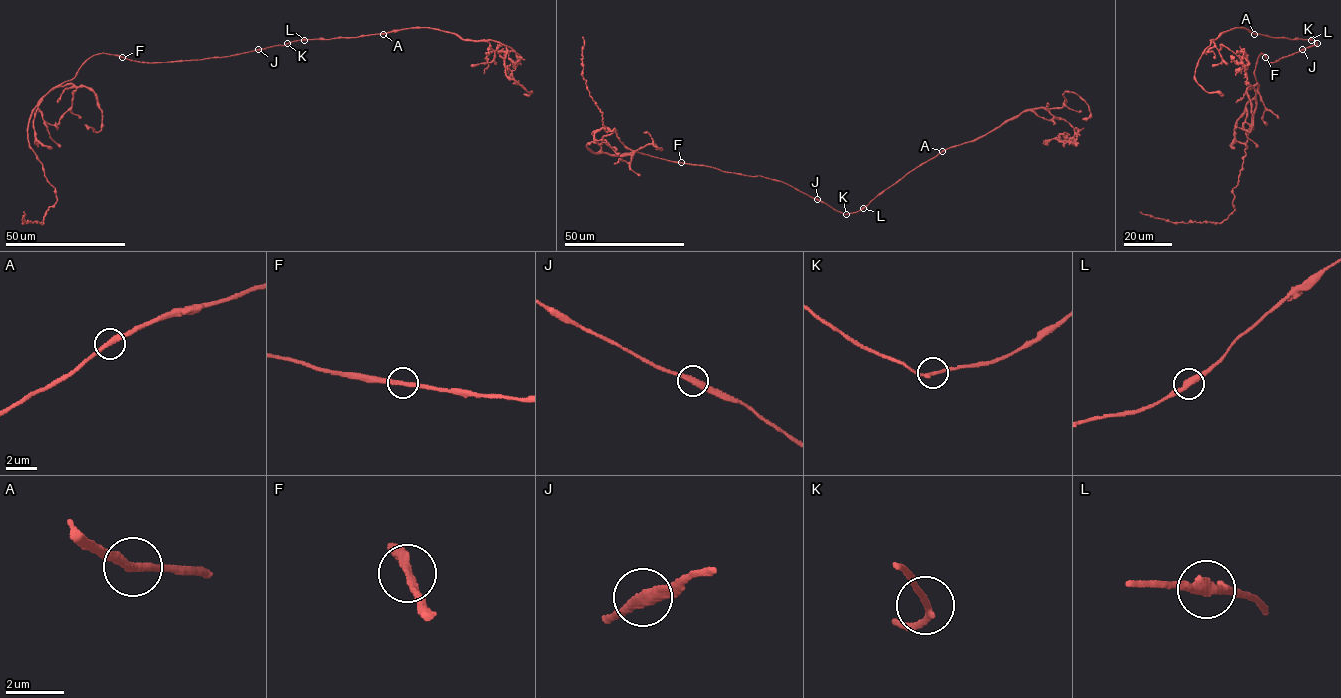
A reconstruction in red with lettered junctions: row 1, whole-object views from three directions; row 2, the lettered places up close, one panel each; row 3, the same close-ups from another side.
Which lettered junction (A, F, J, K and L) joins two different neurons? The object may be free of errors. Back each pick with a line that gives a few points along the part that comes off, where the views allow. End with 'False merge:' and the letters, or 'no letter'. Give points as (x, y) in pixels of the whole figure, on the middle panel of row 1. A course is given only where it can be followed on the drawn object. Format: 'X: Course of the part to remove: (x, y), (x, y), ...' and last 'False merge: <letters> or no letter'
False merge: no letter

